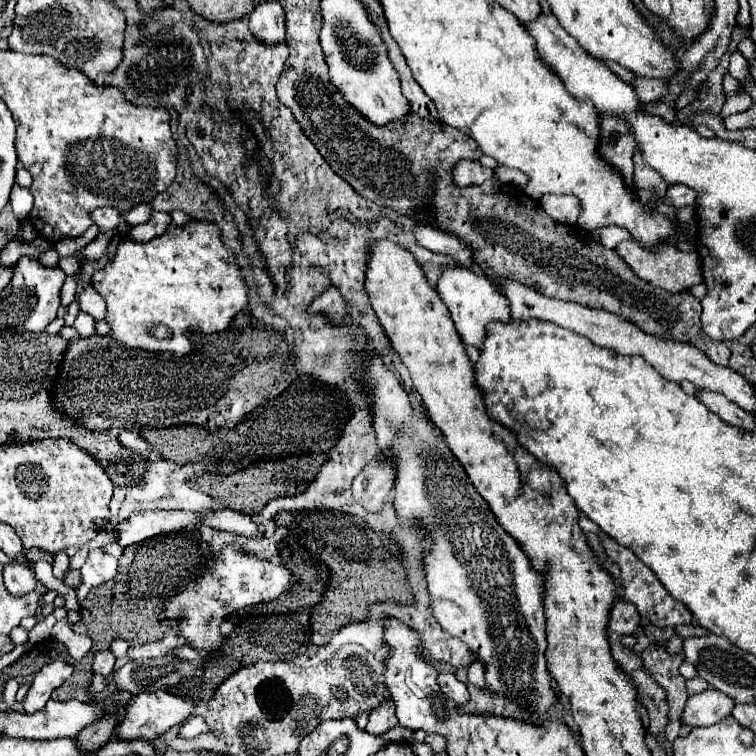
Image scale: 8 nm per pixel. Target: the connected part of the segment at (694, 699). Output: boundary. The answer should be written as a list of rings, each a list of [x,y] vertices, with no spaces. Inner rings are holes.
[[[708,688],[708,690],[688,698],[684,714],[682,714],[682,722],[714,724],[714,722],[720,722],[722,718],[730,716],[732,710],[734,710],[734,700],[730,696],[720,694],[714,688]]]

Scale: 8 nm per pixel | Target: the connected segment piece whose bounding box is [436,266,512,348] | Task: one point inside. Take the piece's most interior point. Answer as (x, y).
(473, 301)

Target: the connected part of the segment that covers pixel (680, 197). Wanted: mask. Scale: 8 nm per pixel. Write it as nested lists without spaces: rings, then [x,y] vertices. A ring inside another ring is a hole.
[[[674,184],[674,186],[668,186],[662,200],[664,200],[664,204],[670,204],[674,208],[692,206],[694,200],[696,200],[696,192],[688,186],[684,186],[684,184]]]

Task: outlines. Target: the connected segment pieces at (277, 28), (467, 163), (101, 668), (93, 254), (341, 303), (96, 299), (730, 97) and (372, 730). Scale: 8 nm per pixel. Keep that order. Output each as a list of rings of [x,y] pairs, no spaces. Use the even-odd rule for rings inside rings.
[[[264,2],[260,4],[248,18],[250,32],[266,46],[276,46],[284,40],[284,10],[278,2]]]
[[[462,160],[458,162],[458,166],[454,166],[454,184],[460,188],[482,184],[492,176],[494,172],[490,168],[484,168],[480,162],[474,160]]]
[[[98,652],[94,656],[94,672],[96,674],[110,674],[114,670],[114,662],[116,658],[112,656],[112,652]]]
[[[102,234],[98,236],[94,242],[90,242],[80,254],[84,256],[84,260],[98,260],[106,254],[106,248],[108,248],[108,242],[110,242],[112,234]]]
[[[328,286],[324,290],[324,294],[314,298],[314,302],[308,306],[308,314],[322,314],[324,318],[328,318],[328,322],[332,326],[354,324],[350,314],[346,312],[346,308],[348,308],[348,304],[342,298],[340,290],[336,286]]]
[[[88,286],[88,288],[84,288],[84,290],[80,292],[78,304],[80,304],[80,310],[82,310],[82,312],[94,316],[96,320],[102,320],[104,314],[106,314],[106,304],[104,304],[102,296],[100,296],[92,286]]]
[[[740,84],[740,90],[726,94],[726,102],[724,102],[722,110],[720,110],[720,116],[726,118],[726,116],[730,116],[734,112],[744,112],[748,106],[752,106],[752,98],[746,94],[746,88]]]
[[[388,700],[386,704],[378,706],[378,708],[370,714],[366,732],[378,736],[378,734],[394,728],[396,724],[398,724],[398,720],[396,720],[396,714],[394,714],[394,704],[392,704],[392,700]]]

